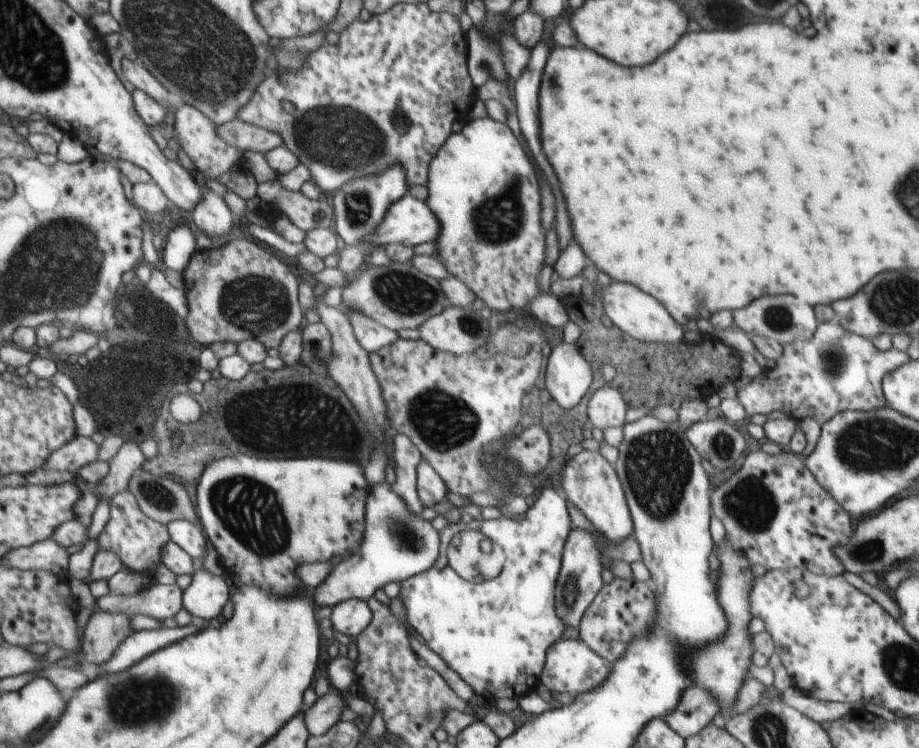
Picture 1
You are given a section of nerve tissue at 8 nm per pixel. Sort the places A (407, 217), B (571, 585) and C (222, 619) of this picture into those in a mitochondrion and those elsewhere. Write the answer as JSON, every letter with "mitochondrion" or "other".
{"A":"other","B":"mitochondrion","C":"other"}

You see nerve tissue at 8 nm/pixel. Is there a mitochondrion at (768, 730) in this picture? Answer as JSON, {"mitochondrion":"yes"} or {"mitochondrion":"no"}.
{"mitochondrion":"yes"}

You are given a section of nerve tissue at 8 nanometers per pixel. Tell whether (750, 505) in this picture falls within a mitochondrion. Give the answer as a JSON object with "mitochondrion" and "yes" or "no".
{"mitochondrion":"yes"}

